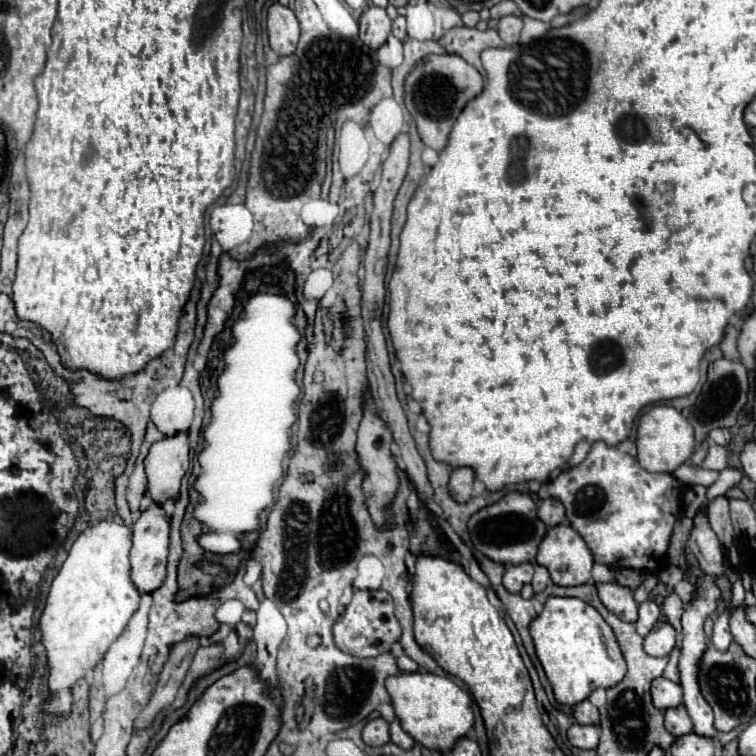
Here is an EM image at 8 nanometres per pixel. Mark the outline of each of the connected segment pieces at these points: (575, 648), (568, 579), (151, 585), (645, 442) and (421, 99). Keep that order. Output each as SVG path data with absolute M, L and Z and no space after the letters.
M550 597L542 613L530 625L538 659L554 689L554 697L562 705L578 705L590 697L594 689L610 689L626 675L618 641L610 625L588 603L574 597Z
M564 523L546 531L542 543L538 545L536 563L548 569L556 585L570 587L590 581L594 559L584 539Z
M152 503L146 511L140 513L140 519L132 525L134 537L132 537L132 551L130 551L130 563L132 563L132 579L140 593L152 593L162 585L162 579L166 577L166 555L168 555L168 537L170 537L170 521L166 517L166 511L162 505Z
M654 405L641 413L636 433L636 447L638 447L638 461L640 466L652 473L672 473L676 467L686 463L696 449L694 429L690 427L688 419L668 405Z
M450 53L426 57L422 67L414 69L406 79L406 107L416 121L422 141L440 153L448 143L448 135L456 117L470 99L482 93L482 87L482 75L462 57Z

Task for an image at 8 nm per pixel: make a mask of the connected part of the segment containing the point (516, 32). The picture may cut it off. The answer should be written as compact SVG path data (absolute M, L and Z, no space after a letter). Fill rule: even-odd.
M506 15L498 21L498 33L500 39L508 45L518 45L520 43L520 31L522 31L522 17L516 15Z

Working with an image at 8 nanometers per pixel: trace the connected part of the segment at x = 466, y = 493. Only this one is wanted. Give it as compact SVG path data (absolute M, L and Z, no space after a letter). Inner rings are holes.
M470 467L452 469L448 491L456 503L468 503L472 497L472 483L474 483L474 471Z

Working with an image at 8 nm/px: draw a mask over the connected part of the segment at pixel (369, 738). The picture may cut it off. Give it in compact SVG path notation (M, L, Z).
M378 717L378 719L372 719L370 723L366 723L364 731L362 731L362 739L366 745L372 745L372 747L380 747L380 745L386 745L390 741L390 731L388 731L388 721Z

